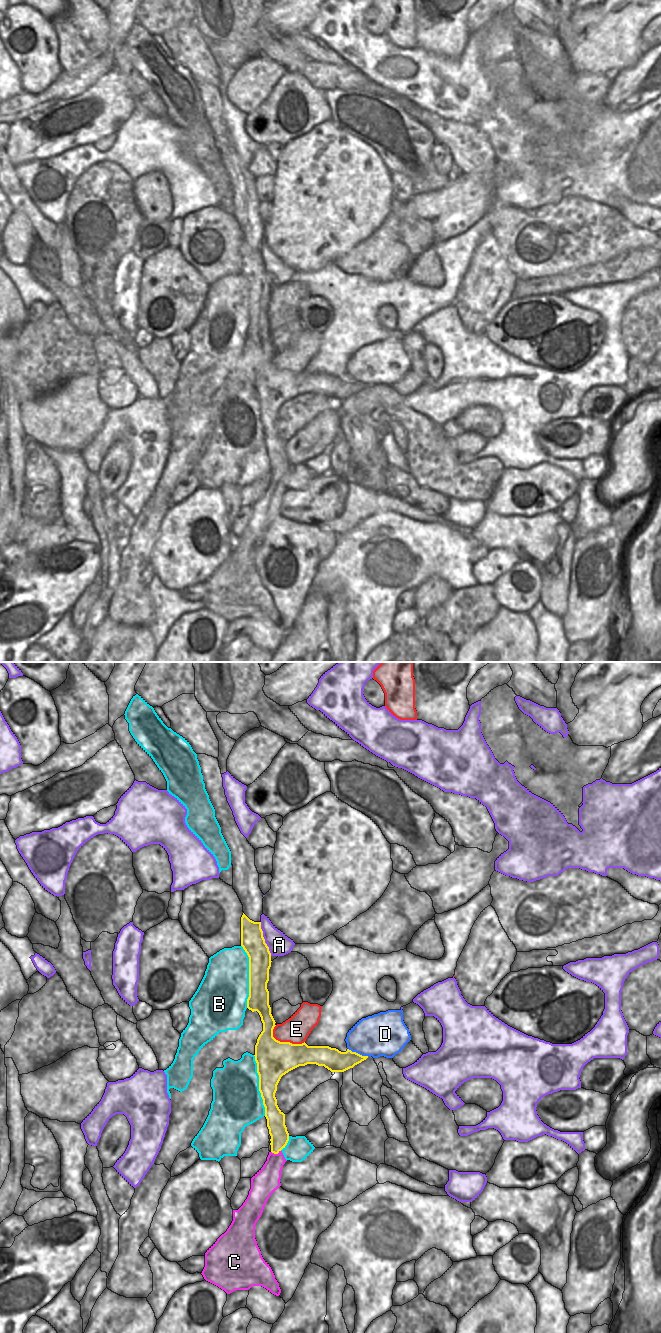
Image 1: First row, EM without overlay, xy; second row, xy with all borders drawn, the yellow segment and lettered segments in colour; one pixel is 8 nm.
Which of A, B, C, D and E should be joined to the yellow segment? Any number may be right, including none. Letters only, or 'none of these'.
C

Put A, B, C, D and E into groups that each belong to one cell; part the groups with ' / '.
A / B / C / D / E

